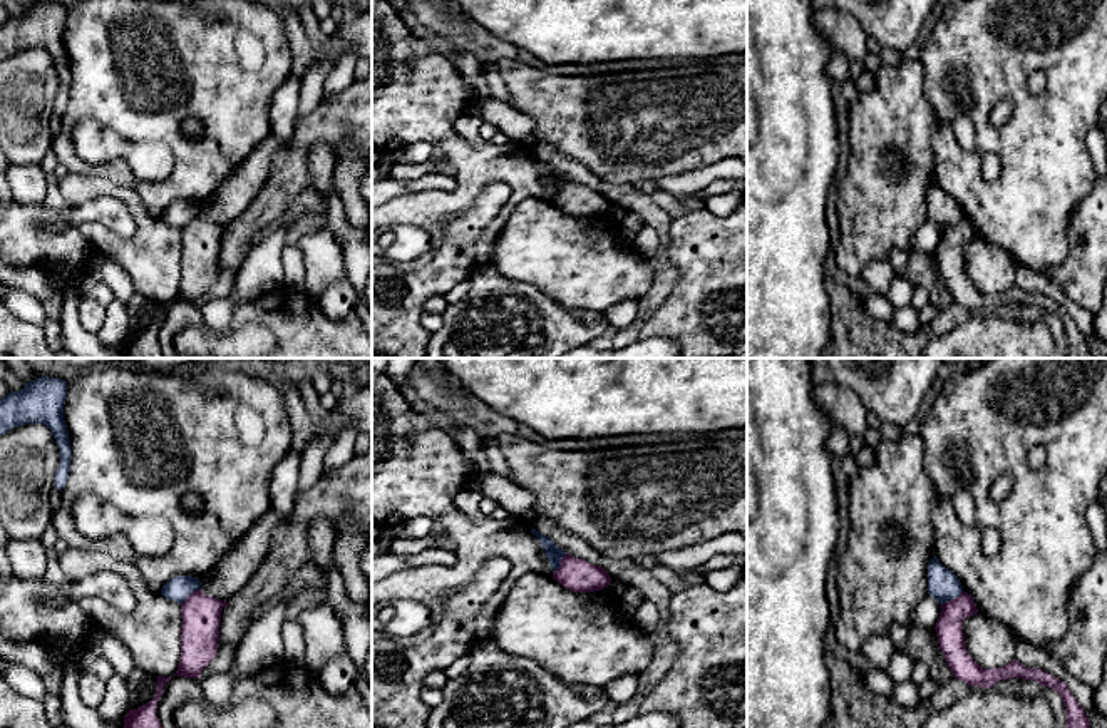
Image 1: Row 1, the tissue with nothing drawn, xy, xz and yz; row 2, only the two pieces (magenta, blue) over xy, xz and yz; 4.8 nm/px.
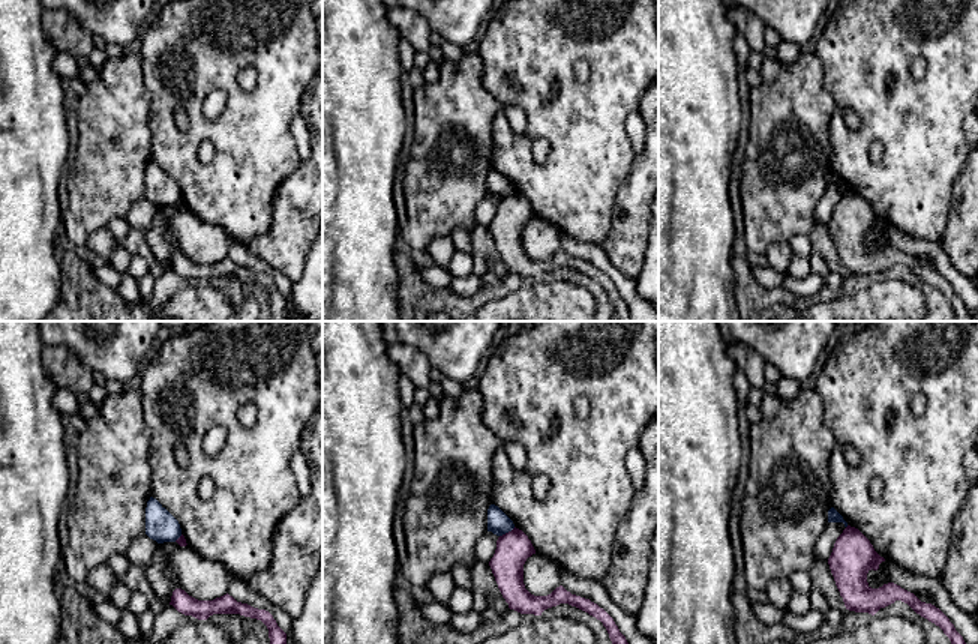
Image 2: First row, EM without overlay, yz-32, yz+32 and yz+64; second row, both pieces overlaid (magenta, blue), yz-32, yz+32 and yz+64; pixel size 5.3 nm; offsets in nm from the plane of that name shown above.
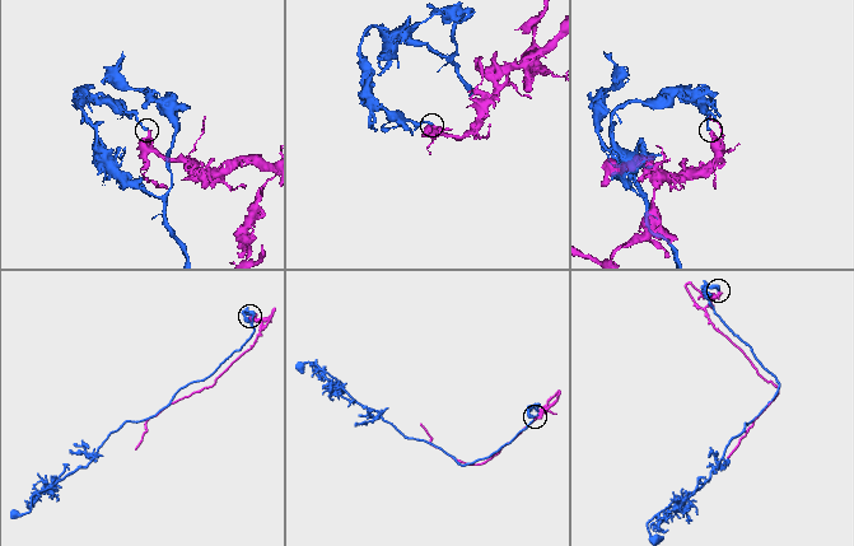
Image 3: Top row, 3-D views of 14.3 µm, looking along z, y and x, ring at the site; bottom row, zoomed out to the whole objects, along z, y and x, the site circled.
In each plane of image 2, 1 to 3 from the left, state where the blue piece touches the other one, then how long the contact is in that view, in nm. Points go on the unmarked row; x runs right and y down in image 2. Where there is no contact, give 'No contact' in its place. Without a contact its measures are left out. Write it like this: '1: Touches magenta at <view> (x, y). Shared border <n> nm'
1: Touches magenta at yz-32 (179, 201). Shared border 60 nm
2: Touches magenta at yz+32 (509, 195). Shared border 100 nm
3: No contact

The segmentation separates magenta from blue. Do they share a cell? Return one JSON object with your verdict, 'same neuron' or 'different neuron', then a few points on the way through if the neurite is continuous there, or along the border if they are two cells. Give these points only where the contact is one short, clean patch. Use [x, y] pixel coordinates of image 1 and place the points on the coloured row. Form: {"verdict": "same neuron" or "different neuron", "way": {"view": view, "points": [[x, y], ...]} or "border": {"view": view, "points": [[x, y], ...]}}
{"verdict": "different neuron", "border": {"view": "yz", "points": [[963, 591], [942, 604]]}}

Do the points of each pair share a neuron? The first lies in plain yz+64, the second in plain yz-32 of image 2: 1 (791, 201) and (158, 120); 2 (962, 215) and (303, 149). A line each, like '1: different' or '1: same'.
1: different
2: different

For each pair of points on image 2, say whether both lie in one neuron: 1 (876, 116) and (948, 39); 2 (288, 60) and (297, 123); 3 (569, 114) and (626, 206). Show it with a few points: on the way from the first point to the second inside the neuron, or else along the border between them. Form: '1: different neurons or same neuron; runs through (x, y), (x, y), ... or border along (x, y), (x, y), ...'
1: same neuron; runs through (900, 114), (948, 63)
2: different neurons; border along (299, 113), (291, 122), (296, 153)
3: different neurons; border along (633, 159), (615, 192), (609, 225)

